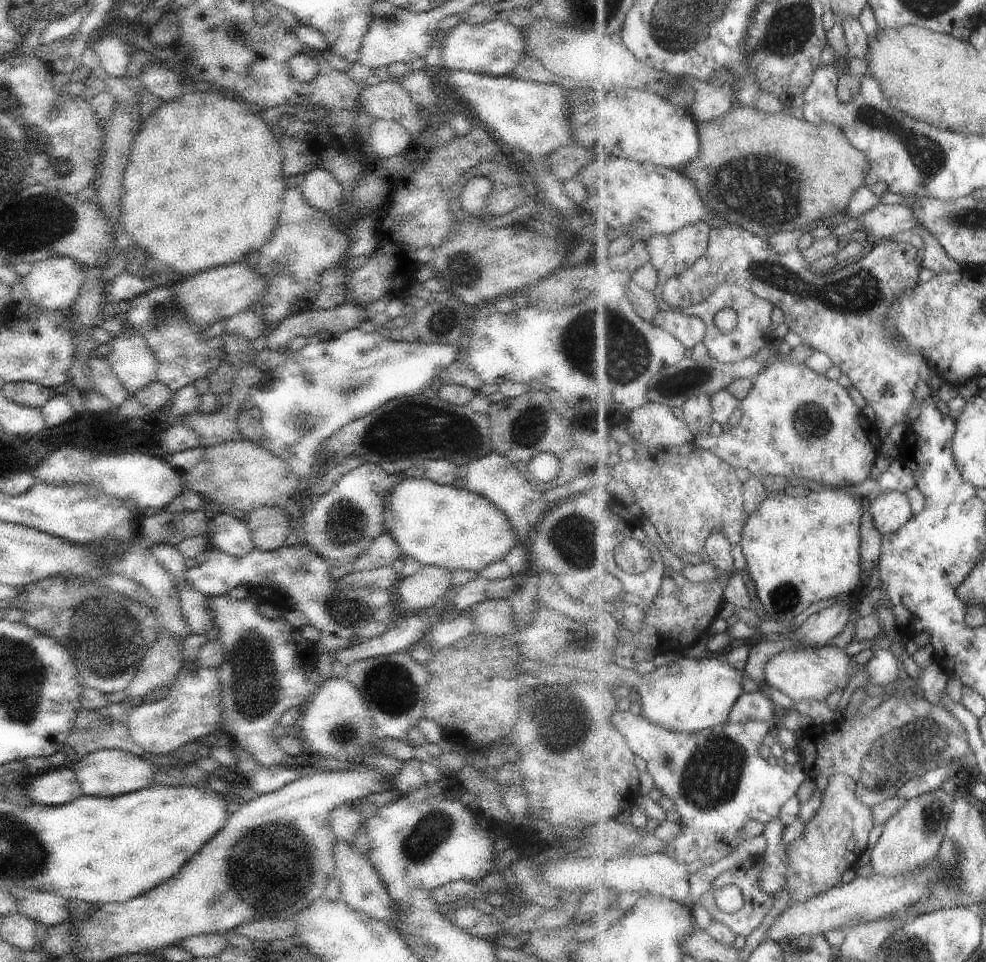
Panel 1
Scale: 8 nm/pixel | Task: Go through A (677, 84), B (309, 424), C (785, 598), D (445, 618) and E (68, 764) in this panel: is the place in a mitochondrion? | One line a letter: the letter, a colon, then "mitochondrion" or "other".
A: mitochondrion
B: mitochondrion
C: mitochondrion
D: other
E: other

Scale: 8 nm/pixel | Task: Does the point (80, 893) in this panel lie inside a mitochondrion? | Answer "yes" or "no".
no

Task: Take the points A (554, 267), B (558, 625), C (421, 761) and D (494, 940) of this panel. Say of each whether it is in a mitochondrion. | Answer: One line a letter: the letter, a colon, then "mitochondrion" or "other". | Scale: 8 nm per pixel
A: other
B: other
C: other
D: other

